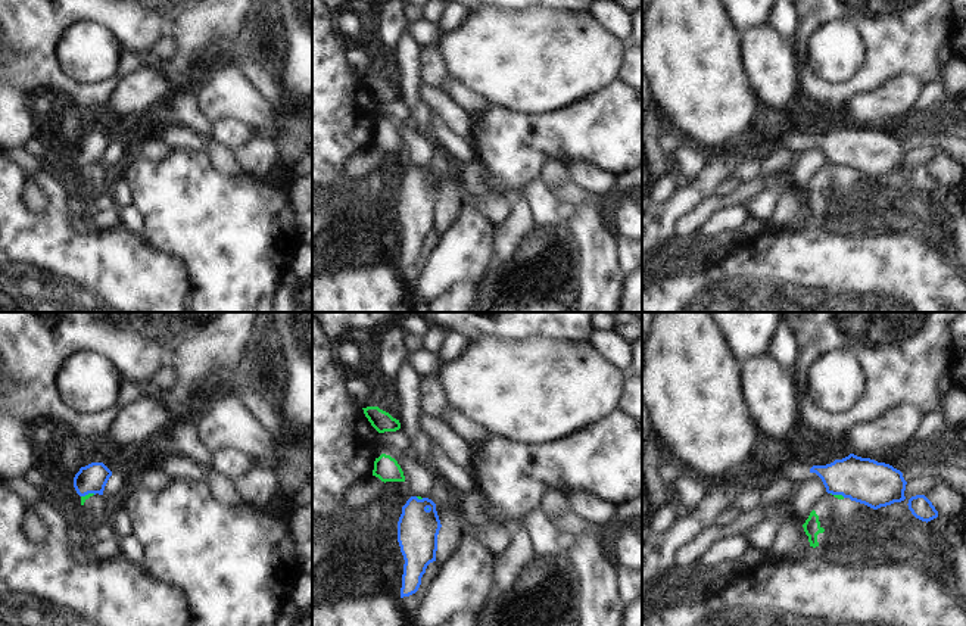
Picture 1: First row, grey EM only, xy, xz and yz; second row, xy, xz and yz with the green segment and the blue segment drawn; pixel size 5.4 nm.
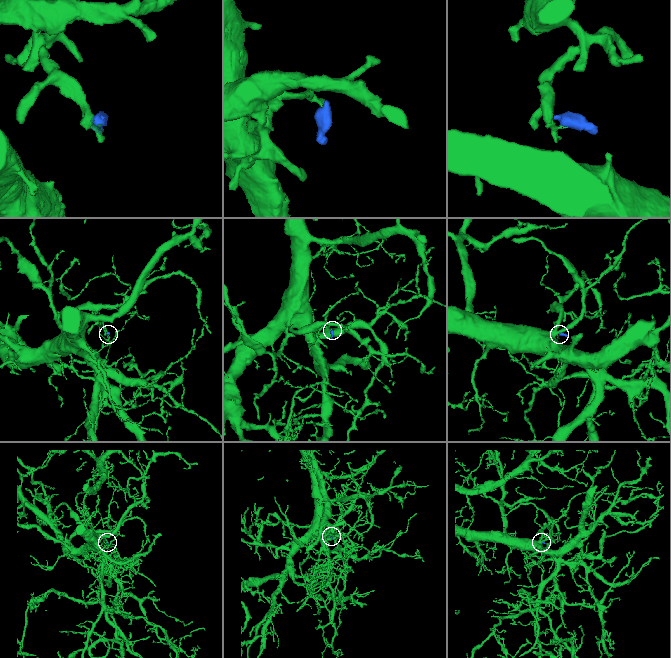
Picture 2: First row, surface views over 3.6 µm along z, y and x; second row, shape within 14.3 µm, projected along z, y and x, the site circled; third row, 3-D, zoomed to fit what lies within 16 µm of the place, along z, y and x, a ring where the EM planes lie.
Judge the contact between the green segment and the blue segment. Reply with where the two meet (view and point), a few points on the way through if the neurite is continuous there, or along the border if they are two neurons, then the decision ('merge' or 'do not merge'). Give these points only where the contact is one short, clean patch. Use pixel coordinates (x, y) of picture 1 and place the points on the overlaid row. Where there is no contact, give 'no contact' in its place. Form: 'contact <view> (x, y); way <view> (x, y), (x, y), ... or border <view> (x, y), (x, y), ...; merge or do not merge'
contact xy (89, 494); border xy (94, 494), (81, 497); do not merge

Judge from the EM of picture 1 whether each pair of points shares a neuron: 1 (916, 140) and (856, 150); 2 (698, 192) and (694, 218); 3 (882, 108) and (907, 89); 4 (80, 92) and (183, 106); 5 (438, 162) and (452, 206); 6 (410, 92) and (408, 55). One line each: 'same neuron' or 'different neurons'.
1: different neurons
2: different neurons
3: same neuron
4: different neurons
5: same neuron
6: same neuron

